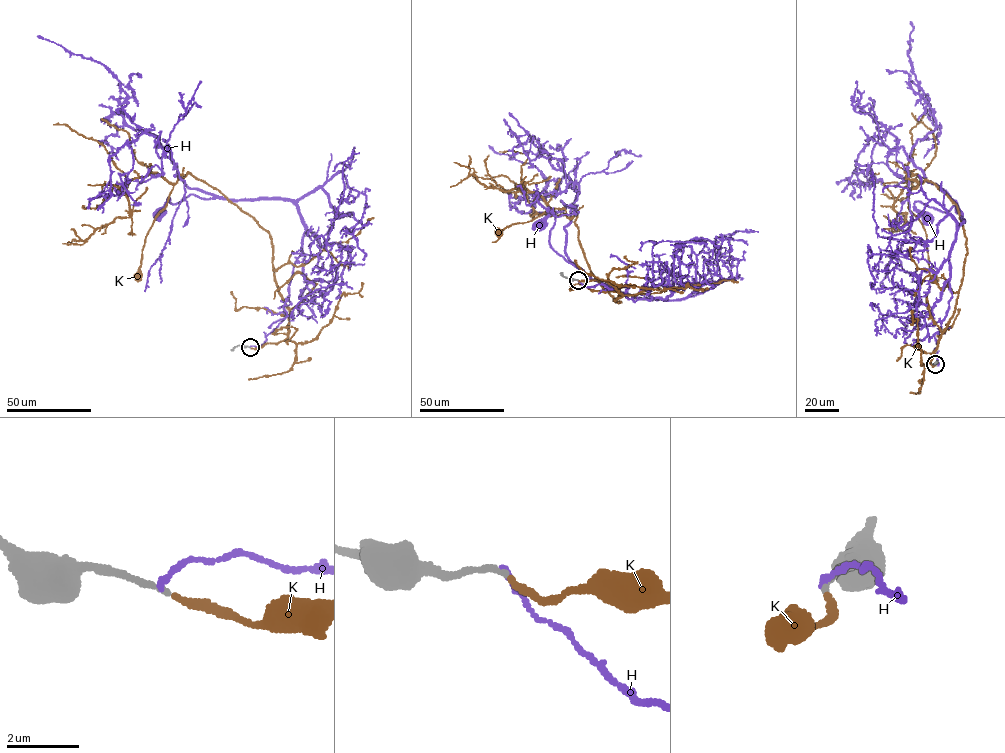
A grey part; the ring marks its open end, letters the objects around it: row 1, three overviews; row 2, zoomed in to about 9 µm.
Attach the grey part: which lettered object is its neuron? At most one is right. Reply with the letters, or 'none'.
K

